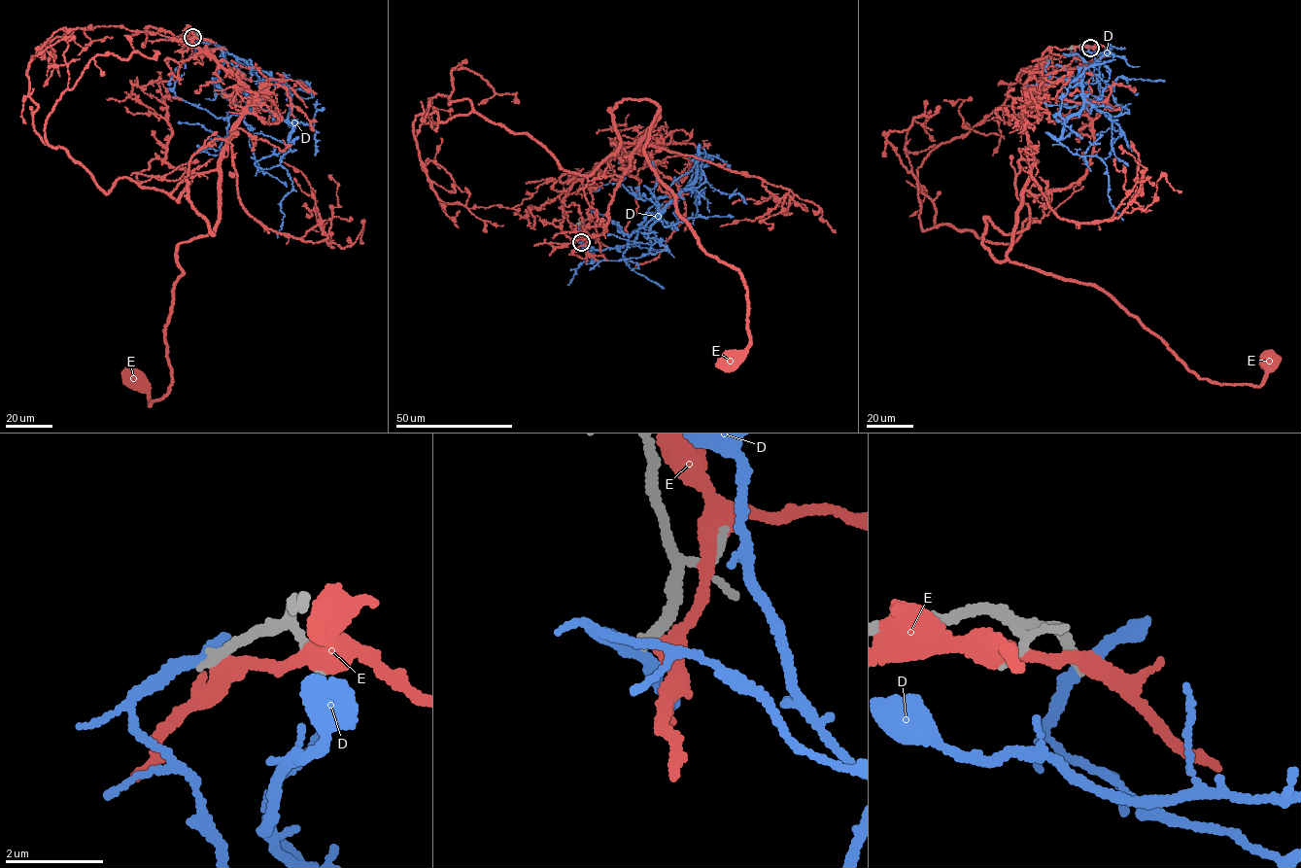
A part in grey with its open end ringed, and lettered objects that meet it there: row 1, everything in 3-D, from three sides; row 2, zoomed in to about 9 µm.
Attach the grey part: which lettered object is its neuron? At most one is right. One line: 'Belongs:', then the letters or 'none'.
Belongs: none

